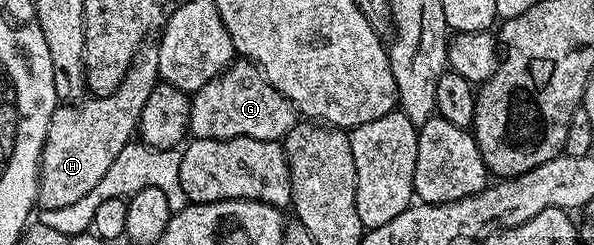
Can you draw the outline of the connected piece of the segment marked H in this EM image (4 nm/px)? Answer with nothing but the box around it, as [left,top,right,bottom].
[37,43,159,209]

